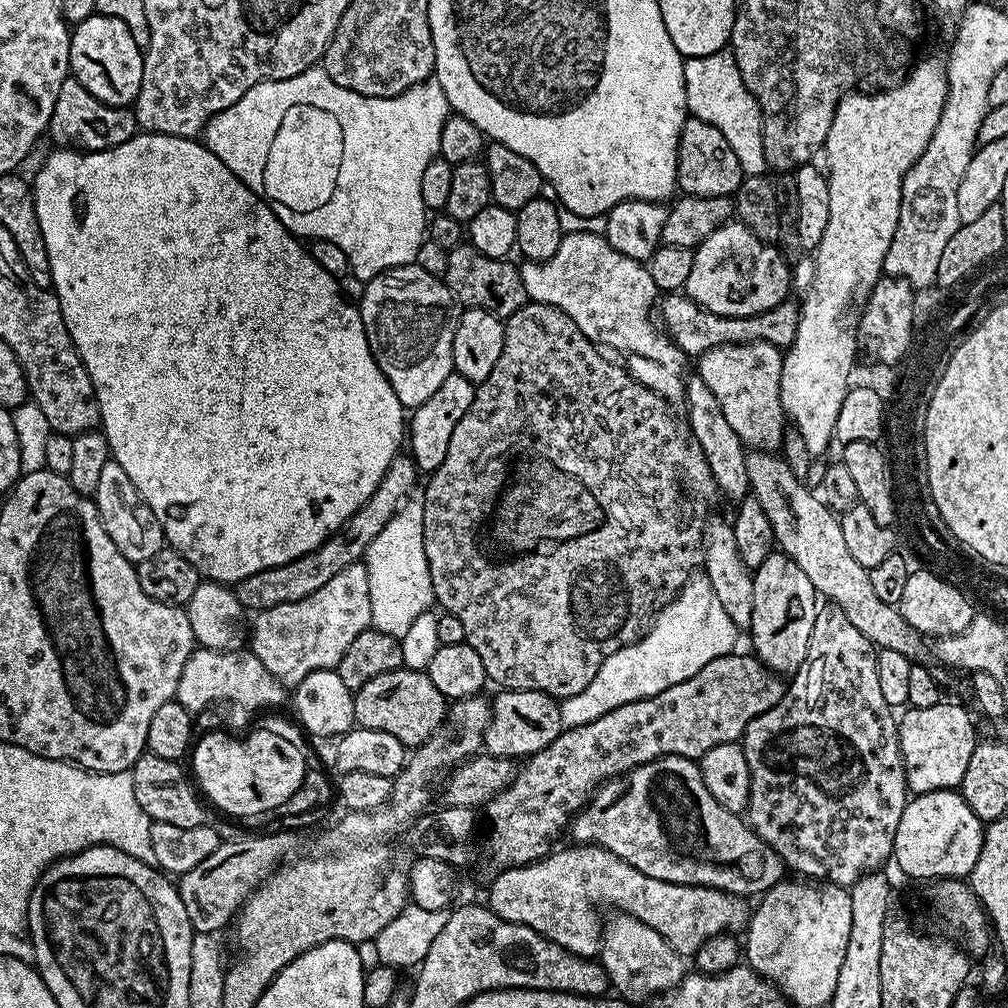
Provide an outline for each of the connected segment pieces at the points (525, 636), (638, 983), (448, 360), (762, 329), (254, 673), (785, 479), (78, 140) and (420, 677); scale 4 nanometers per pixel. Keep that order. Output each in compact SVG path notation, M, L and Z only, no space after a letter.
M529 302L523 304L515 314L507 317L504 325L502 354L498 354L498 362L494 366L494 370L490 370L490 378L486 378L481 384L476 385L474 402L470 402L470 410L466 410L466 414L462 414L462 422L458 422L458 426L454 426L454 434L450 437L450 447L446 450L446 458L442 461L442 466L438 466L438 470L434 470L427 477L428 485L425 486L424 493L422 493L424 502L422 534L426 546L426 562L430 566L430 582L435 603L441 604L444 612L454 614L454 618L458 618L458 622L462 622L464 642L473 647L475 653L481 658L487 679L492 684L493 682L501 684L499 686L501 689L513 692L545 692L546 695L557 698L584 692L586 686L590 686L590 682L594 682L594 674L598 674L602 662L606 662L606 658L610 658L610 654L622 650L625 644L633 644L635 640L641 640L652 627L656 613L676 599L677 594L683 590L685 582L703 565L704 530L710 516L708 507L718 500L716 483L714 474L710 474L710 466L706 466L706 458L702 454L702 450L682 427L681 421L680 424L676 421L676 416L672 412L675 412L673 405L669 404L667 400L663 400L658 394L654 394L654 390L638 383L627 368L617 363L615 359L609 358L595 344L592 344L590 338L586 338L586 334L582 334L582 330L578 330L578 326L574 326L571 318L562 314L562 310L545 304Z
M612 914L609 920L607 917L603 921L598 959L601 966L606 970L609 985L613 989L617 988L620 991L617 993L629 1002L648 999L651 1001L653 998L659 998L674 986L681 984L686 975L686 969L684 969L684 964L686 964L685 957L681 956L679 952L675 952L666 942L666 938L662 938L662 934L658 934L658 930L650 930L650 926L638 922L632 916L623 914Z
M407 264L401 268L391 268L389 272L378 274L374 279L367 281L363 288L364 297L358 300L358 307L360 309L360 317L364 323L364 329L366 330L366 338L368 339L370 350L374 354L382 374L386 374L394 394L398 394L398 402L402 402L405 410L414 410L418 406L422 406L422 402L426 402L426 398L430 398L430 394L434 394L434 390L438 390L438 386L442 386L442 381L454 371L452 366L452 347L454 346L454 330L456 329L458 319L457 302L452 297L452 291L449 290L448 285L444 283L441 277L426 274L426 270L422 270L416 264Z
M683 291L669 292L658 300L658 320L668 337L689 358L698 358L718 346L746 344L749 340L770 342L775 348L787 349L798 330L800 309L794 303L785 302L753 316L723 316L706 310L692 301Z
M197 647L182 670L182 678L178 678L176 700L193 714L199 714L211 704L228 703L237 704L248 712L256 712L259 708L278 707L284 695L284 685L278 682L278 678L274 678L274 674L270 674L270 670L266 670L266 666L262 666L262 662L258 662L251 650L219 652Z
M752 450L747 453L746 474L750 494L766 510L770 526L776 535L779 551L802 566L802 574L810 578L817 593L825 601L837 604L851 624L877 649L898 650L913 662L927 661L930 648L924 645L917 629L902 618L899 607L878 599L870 582L867 568L858 566L850 555L846 541L842 539L842 526L837 513L833 512L823 499L805 481L800 480L786 466L783 455L772 450Z
M75 78L62 82L62 90L58 90L54 114L50 118L47 131L49 137L53 136L57 140L57 145L85 152L101 152L126 142L131 136L137 135L137 132L136 113L131 107L103 104Z
M406 667L370 678L366 685L355 689L353 695L356 724L364 729L391 734L405 748L423 745L441 725L448 709L448 700L434 686L427 671Z

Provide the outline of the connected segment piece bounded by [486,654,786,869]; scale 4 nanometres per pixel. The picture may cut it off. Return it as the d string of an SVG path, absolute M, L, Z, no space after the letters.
M729 654L714 658L714 662L706 662L706 666L702 666L694 678L678 682L678 686L670 686L670 690L662 690L662 694L654 694L638 702L626 702L626 706L618 706L618 710L610 710L610 714L602 714L602 718L586 722L586 726L564 728L560 736L550 742L550 746L527 757L525 764L528 765L521 767L512 781L486 805L488 852L493 862L500 864L496 866L501 869L514 868L517 864L530 864L548 855L553 851L555 844L552 843L563 832L565 835L570 821L605 780L633 772L638 766L660 760L664 756L685 756L687 760L699 761L706 750L714 750L714 746L737 743L754 718L778 706L786 694L786 684L755 655L736 655Z

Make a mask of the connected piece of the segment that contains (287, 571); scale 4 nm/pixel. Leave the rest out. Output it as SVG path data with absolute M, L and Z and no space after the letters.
M398 454L390 462L382 482L378 482L378 490L364 503L343 526L343 529L331 536L318 550L310 554L302 554L302 558L294 558L294 562L283 564L270 570L262 570L258 574L250 574L250 578L240 580L234 586L238 602L249 613L255 614L262 610L270 610L274 606L282 606L286 602L298 602L314 590L326 586L330 578L335 578L346 566L361 563L364 553L368 551L370 542L378 538L382 526L394 518L394 514L405 500L413 495L412 487L416 484L418 469L411 455Z

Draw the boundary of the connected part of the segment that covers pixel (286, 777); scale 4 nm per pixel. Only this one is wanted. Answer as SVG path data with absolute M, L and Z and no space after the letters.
M260 728L241 740L236 736L227 736L224 732L208 732L201 740L199 737L195 741L190 752L191 760L191 771L199 791L212 799L214 807L221 808L232 816L275 813L282 802L286 802L286 798L290 798L290 794L294 794L298 786L302 786L306 771L299 746L268 728Z

